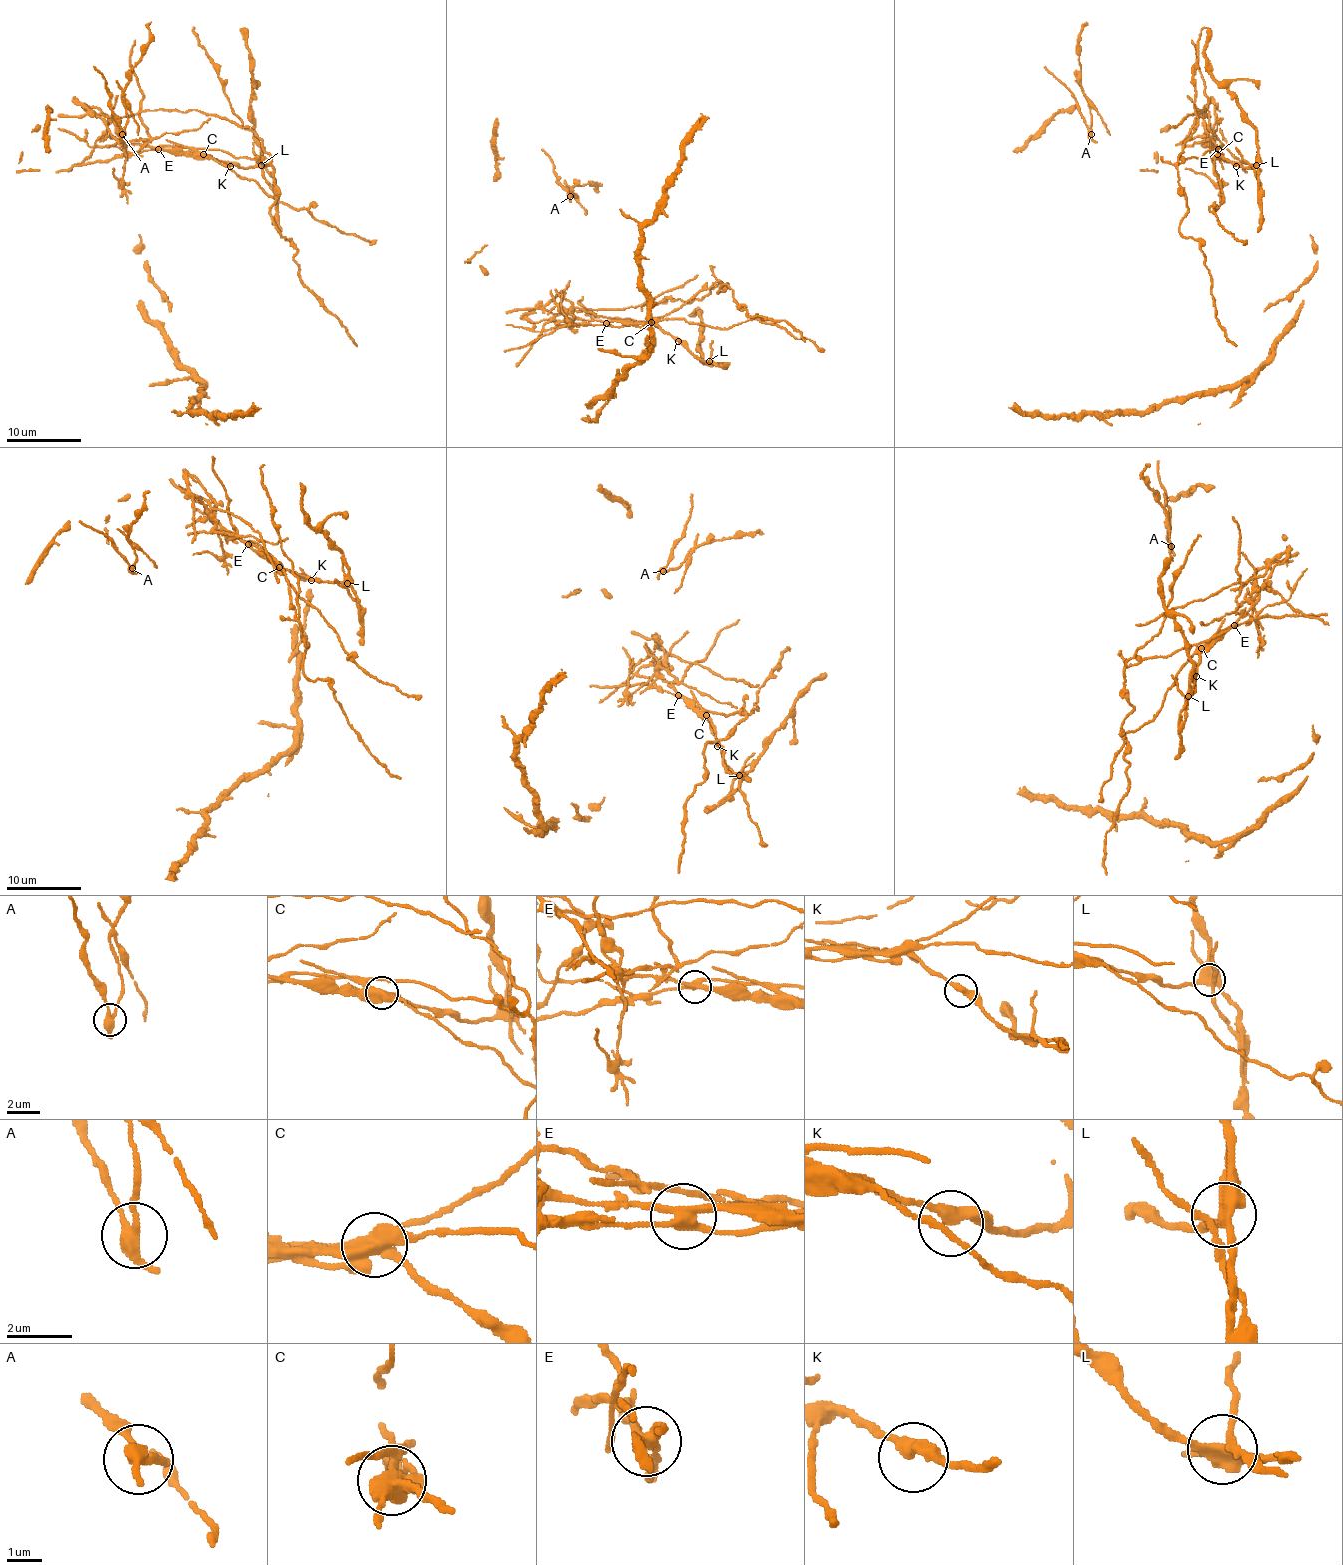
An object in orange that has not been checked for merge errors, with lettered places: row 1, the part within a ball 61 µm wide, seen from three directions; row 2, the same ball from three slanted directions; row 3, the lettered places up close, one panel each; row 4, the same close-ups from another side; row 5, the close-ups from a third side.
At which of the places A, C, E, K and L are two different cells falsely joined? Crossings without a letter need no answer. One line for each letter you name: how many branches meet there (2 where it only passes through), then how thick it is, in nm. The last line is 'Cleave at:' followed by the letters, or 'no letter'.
A: branches 3; calibre 280 nm
C: branches 4; calibre 500 nm
E: branches 4; calibre 300 nm
Cleave at: A, C, E

